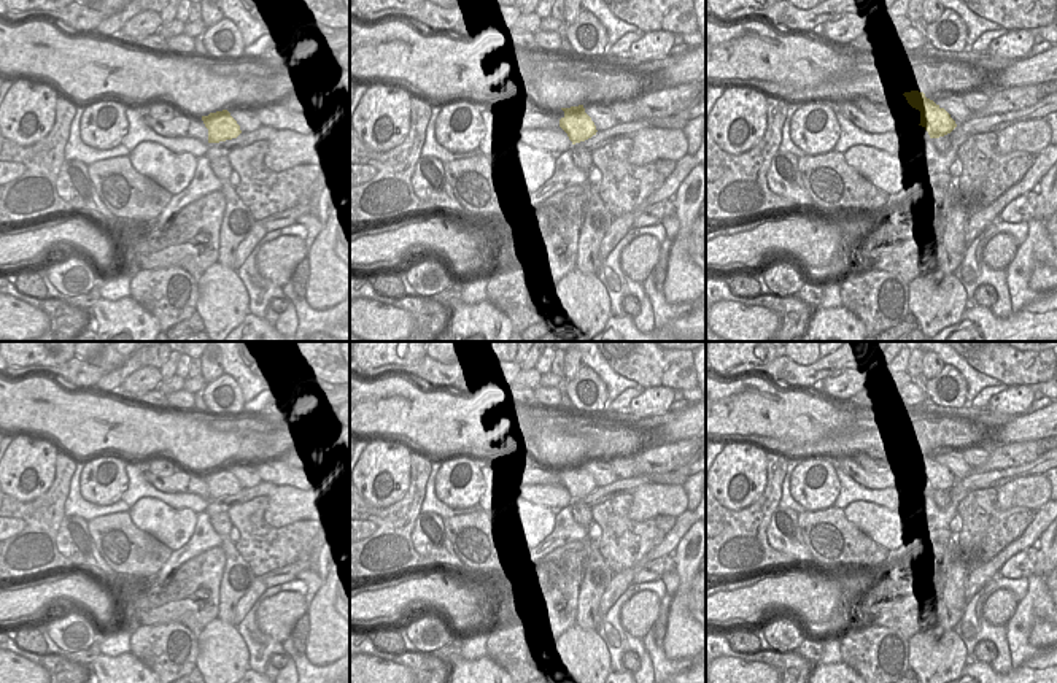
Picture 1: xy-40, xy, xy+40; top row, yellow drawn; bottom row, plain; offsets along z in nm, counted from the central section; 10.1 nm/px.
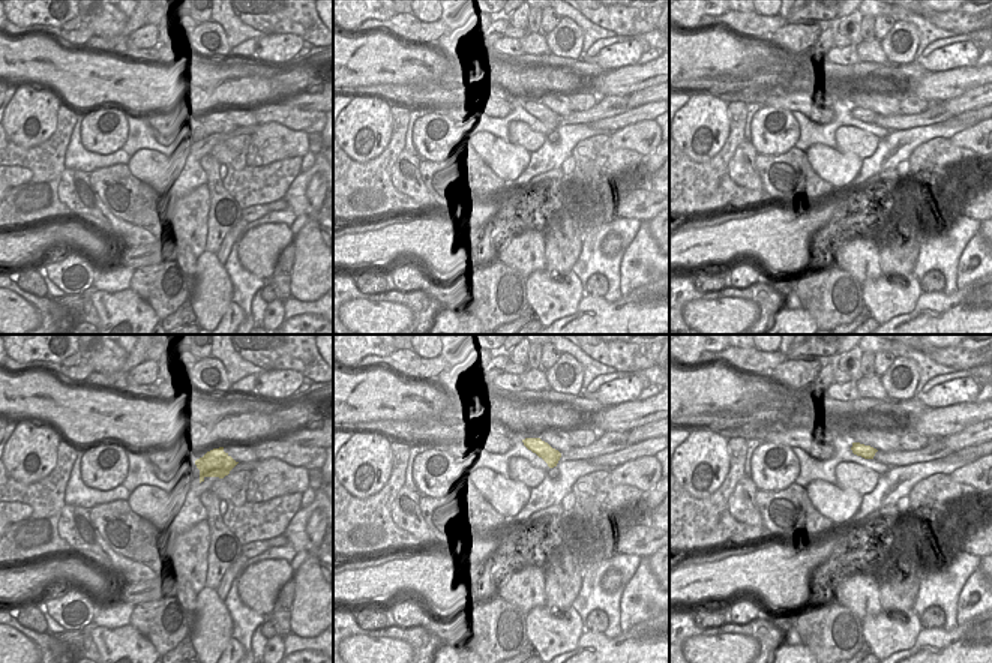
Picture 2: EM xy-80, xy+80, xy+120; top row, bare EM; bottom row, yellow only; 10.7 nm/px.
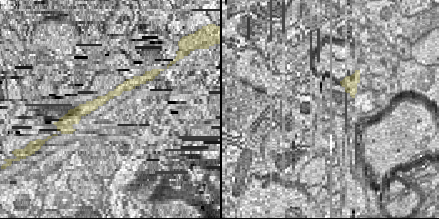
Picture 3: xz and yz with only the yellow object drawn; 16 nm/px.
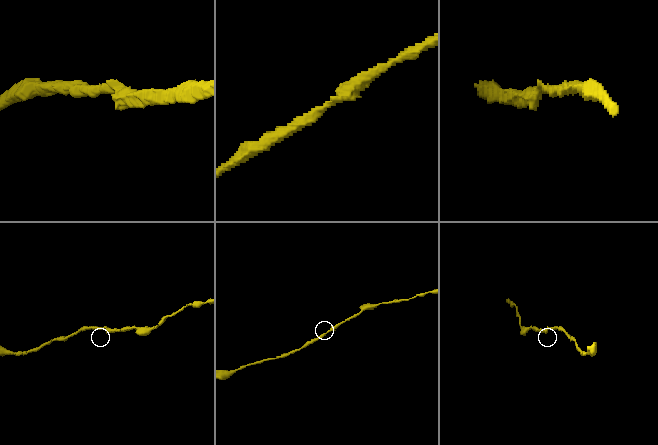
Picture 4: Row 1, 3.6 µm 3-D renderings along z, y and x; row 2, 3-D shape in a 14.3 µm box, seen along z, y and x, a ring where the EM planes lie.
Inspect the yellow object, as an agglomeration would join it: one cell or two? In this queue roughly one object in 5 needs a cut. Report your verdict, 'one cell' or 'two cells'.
one cell

